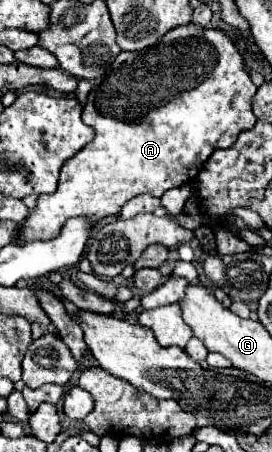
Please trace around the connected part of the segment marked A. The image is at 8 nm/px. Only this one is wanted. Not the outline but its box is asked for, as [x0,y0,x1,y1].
[18,24,256,242]

